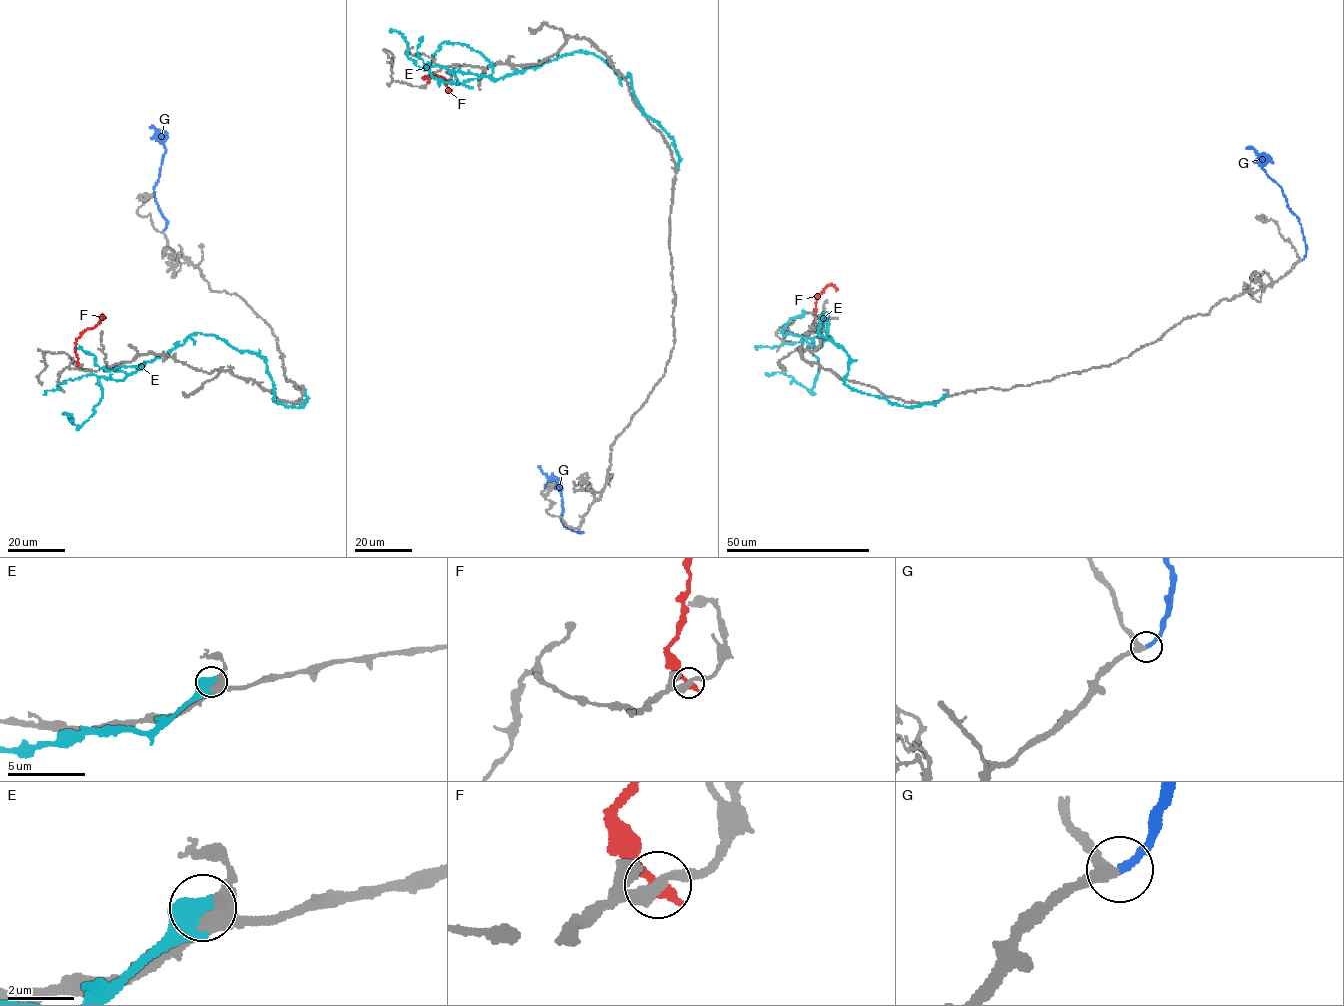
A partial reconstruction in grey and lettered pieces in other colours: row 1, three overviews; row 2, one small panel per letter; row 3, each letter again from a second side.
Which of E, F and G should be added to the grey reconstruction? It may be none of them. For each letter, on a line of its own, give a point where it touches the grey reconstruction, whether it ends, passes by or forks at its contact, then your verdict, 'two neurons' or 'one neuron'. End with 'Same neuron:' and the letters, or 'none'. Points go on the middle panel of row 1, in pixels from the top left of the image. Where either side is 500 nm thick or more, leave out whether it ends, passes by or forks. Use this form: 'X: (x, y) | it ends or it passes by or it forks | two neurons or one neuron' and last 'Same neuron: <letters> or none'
E: (677, 169) | two neurons
F: (429, 80) | two neurons
G: (579, 530) | it ends | one neuron
Same neuron: G

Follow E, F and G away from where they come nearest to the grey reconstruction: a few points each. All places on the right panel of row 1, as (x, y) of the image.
E: (946, 394), (910, 407), (849, 388), (848, 355), (819, 333), (826, 312), (814, 387), (765, 373)
F: (815, 331), (812, 323), (817, 295), (830, 284), (835, 290)
G: (1302, 260), (1306, 248), (1299, 218), (1288, 207), (1282, 189), (1262, 168), (1255, 151), (1245, 148)

